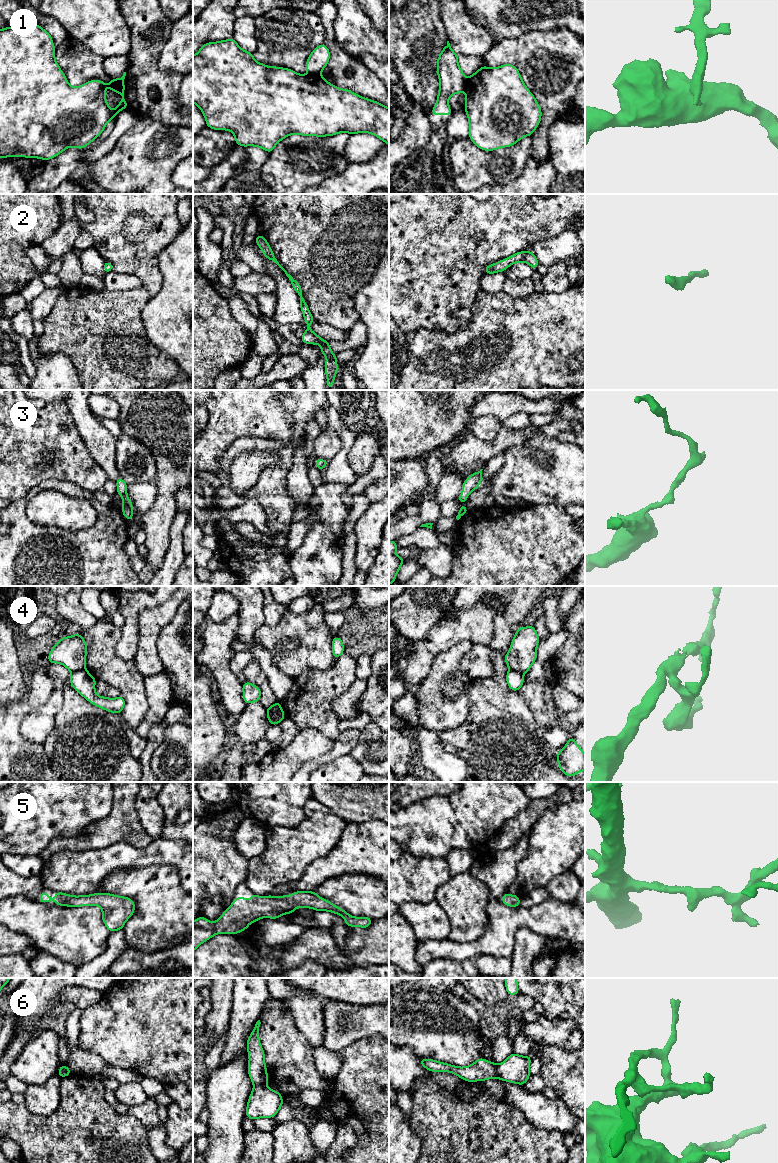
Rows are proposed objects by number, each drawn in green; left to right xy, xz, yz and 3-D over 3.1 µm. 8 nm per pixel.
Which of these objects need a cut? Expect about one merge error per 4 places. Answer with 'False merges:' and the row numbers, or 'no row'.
False merges: 1, 4, 6

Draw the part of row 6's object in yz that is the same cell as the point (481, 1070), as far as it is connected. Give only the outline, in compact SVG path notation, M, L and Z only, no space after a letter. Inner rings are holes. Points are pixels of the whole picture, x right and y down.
M479 1058L466 1067L458 1067L432 1059L420 1059L421 1065L431 1072L451 1072L468 1082L485 1081L496 1078L496 1064Z

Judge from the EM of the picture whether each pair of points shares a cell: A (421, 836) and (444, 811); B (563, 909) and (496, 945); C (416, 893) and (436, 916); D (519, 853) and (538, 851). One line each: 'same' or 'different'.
A: same
B: same
C: different
D: different

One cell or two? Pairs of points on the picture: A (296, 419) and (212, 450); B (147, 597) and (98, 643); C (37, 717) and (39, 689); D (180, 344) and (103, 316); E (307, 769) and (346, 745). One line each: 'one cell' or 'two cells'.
A: one cell
B: two cells
C: two cells
D: two cells
E: one cell

